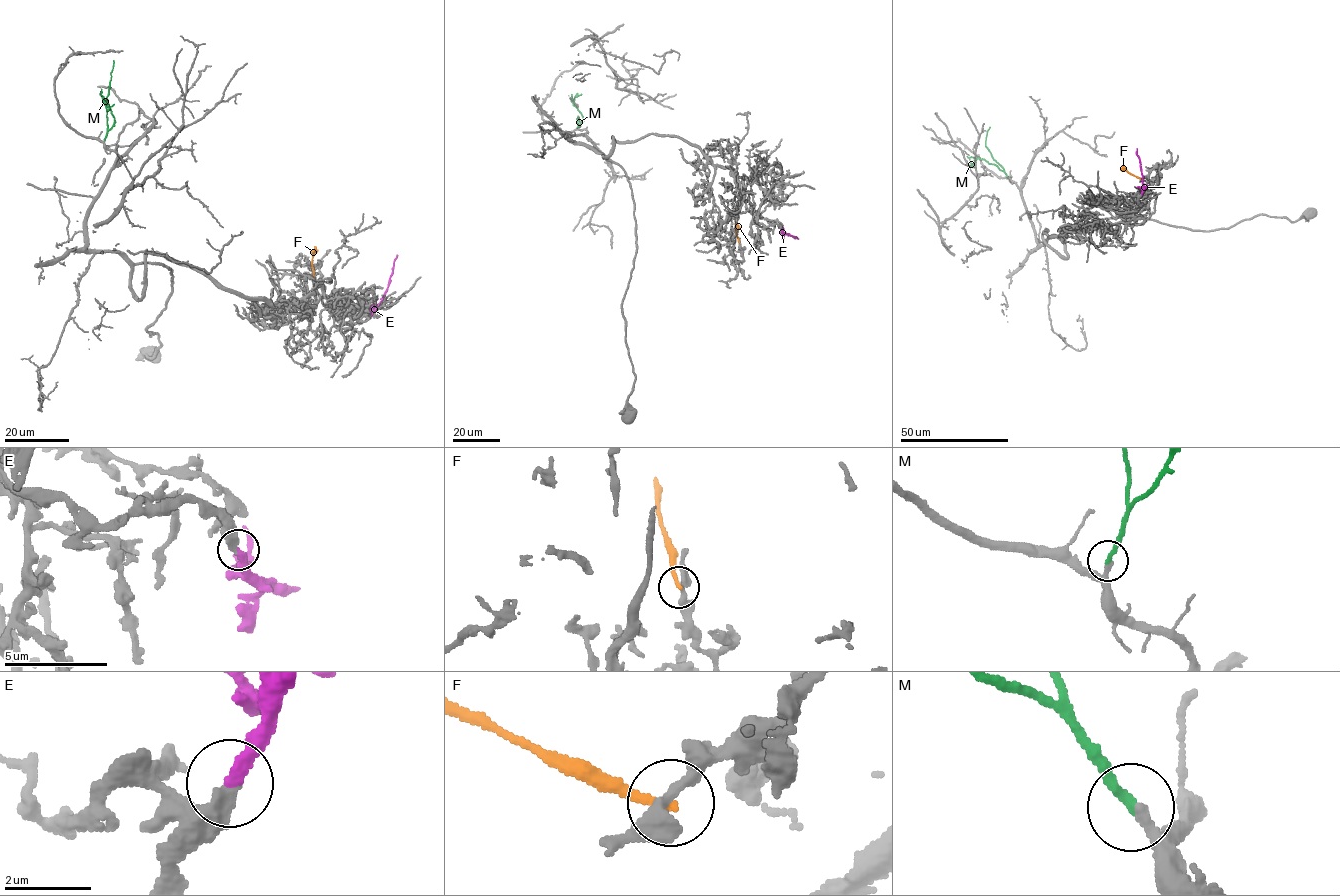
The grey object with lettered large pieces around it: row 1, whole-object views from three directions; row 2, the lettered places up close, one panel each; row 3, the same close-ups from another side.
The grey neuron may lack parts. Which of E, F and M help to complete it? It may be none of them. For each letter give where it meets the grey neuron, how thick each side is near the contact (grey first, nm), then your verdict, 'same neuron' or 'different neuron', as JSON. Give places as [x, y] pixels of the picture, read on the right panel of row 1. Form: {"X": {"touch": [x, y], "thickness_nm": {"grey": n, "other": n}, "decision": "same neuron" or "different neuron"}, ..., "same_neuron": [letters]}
{"E": {"touch": [1141, 194], "thickness_nm": {"grey": 320, "other": 280}, "decision": "same neuron"}, "F": {"touch": [1143, 179], "thickness_nm": {"grey": 280, "other": 190}, "decision": "different neuron"}, "M": {"touch": [1007, 176], "thickness_nm": {"grey": 220, "other": 220}, "decision": "same neuron"}, "same_neuron": ["E", "M"]}

